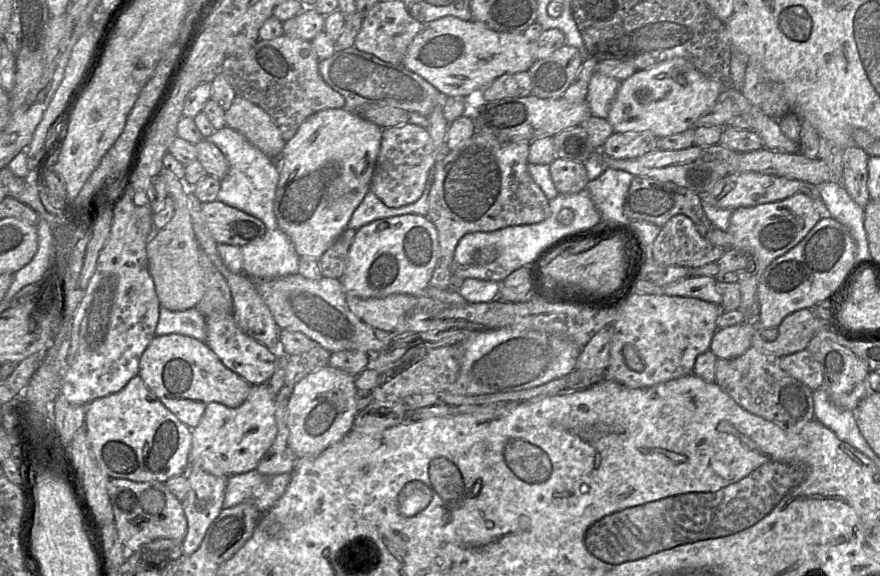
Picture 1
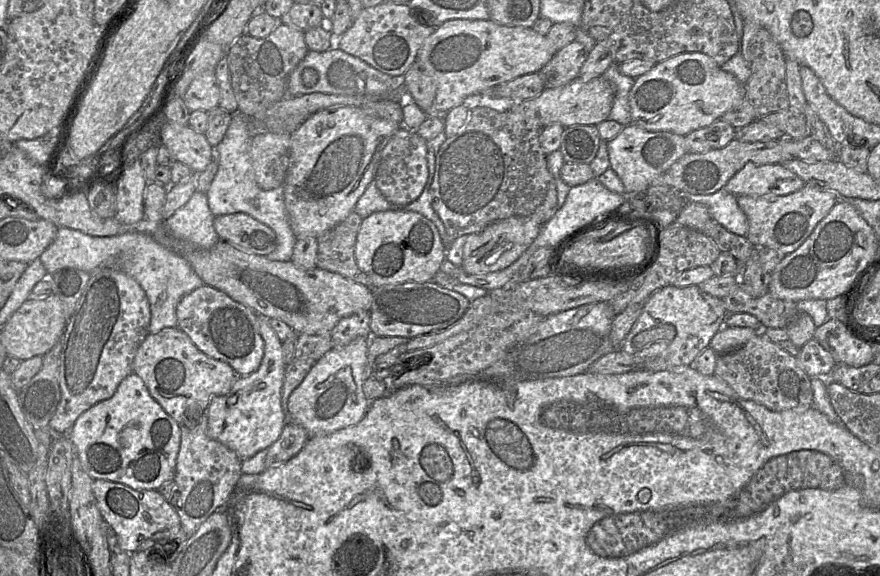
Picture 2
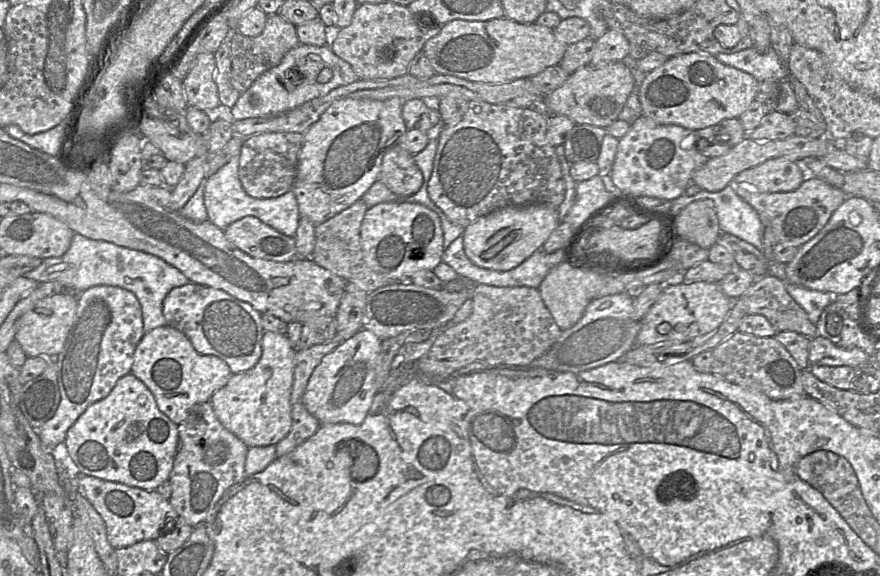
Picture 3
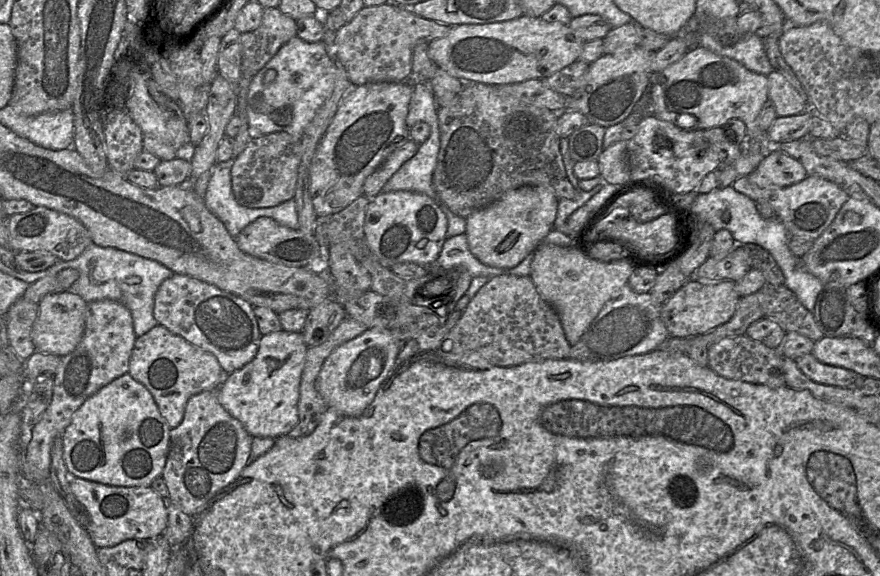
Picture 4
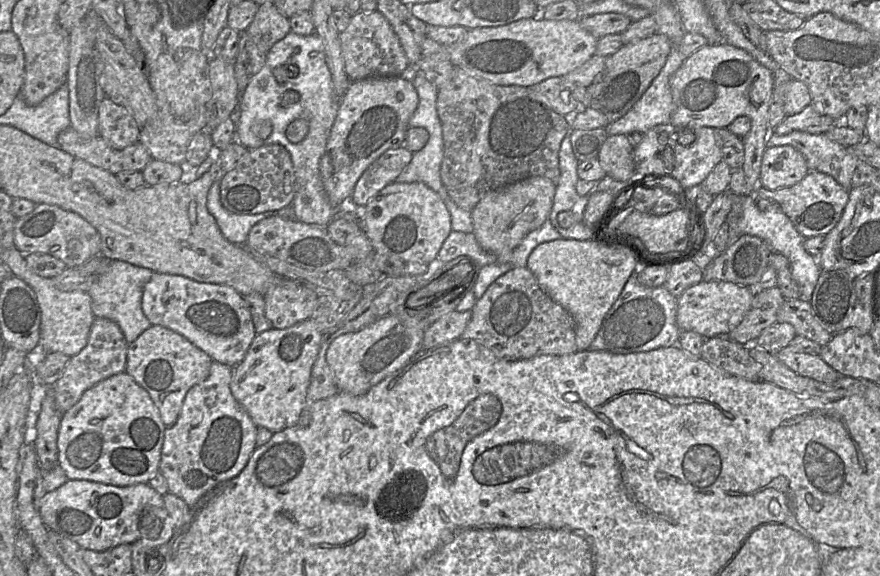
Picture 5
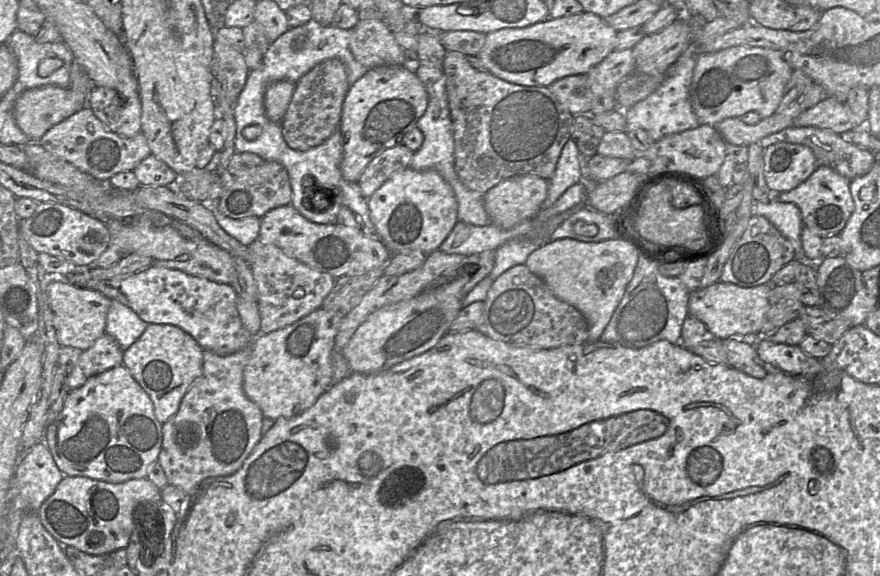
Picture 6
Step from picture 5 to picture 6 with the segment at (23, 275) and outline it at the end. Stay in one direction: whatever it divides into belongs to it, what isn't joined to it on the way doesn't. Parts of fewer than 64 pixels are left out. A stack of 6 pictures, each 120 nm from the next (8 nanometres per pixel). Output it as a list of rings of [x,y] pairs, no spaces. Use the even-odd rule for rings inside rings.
[[[62,278],[50,279],[46,292],[57,339],[62,347],[73,346],[84,351],[106,332],[106,319],[112,299],[101,292],[76,286]]]

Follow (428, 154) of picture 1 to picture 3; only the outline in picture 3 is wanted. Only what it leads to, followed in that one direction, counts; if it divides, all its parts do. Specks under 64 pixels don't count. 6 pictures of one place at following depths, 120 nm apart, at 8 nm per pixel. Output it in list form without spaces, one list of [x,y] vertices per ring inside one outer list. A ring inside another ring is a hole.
[[[395,144],[383,155],[378,180],[393,193],[410,196],[420,189],[423,174],[413,155]]]

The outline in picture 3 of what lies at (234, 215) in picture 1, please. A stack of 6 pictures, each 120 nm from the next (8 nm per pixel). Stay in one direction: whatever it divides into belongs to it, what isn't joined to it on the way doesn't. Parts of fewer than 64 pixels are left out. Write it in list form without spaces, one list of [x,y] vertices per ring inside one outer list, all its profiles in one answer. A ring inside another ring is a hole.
[[[246,216],[233,222],[224,230],[224,234],[238,249],[251,257],[274,262],[289,262],[299,259],[294,237],[278,232],[254,216]]]

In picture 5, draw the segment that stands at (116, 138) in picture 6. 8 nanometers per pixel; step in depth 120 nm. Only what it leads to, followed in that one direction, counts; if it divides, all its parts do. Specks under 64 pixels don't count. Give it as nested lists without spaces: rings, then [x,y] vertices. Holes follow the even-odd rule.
[[[71,126],[59,133],[57,146],[114,175],[121,171],[142,172],[152,159],[140,141],[124,149],[114,149],[101,136],[83,138]]]

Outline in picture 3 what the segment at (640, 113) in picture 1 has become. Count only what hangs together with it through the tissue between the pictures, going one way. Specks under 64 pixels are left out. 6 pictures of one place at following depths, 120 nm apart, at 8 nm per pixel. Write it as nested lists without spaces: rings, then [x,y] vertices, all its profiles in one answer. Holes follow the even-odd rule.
[[[691,52],[669,58],[646,74],[639,100],[643,115],[659,124],[697,131],[729,118],[739,118],[756,100],[759,82],[750,74],[719,62],[713,55]]]

